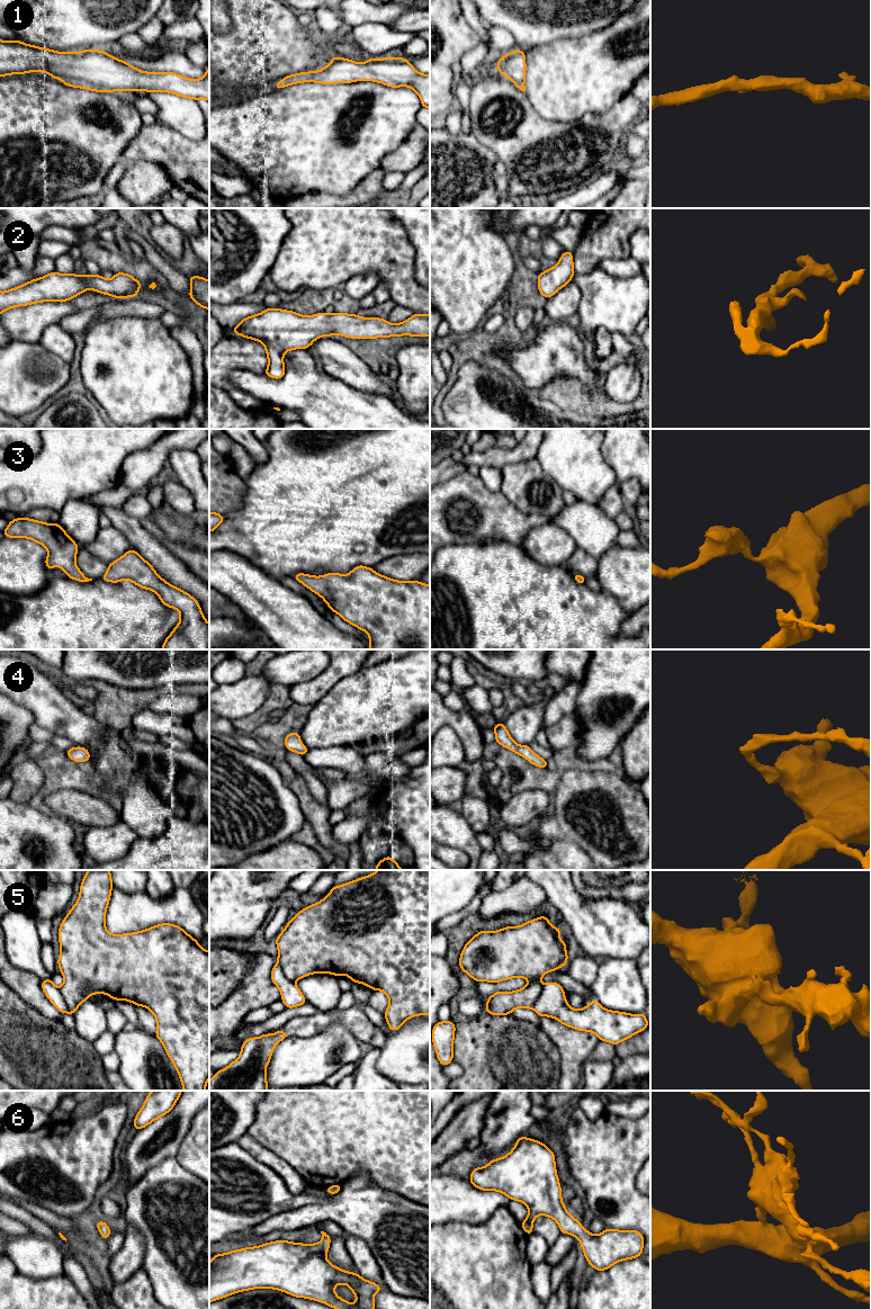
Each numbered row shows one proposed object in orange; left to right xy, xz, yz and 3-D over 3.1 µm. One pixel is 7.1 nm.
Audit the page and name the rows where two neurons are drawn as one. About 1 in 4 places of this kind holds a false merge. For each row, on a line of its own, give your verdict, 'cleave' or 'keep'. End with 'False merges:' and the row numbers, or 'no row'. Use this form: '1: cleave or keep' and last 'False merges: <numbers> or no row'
1: keep
2: keep
3: keep
4: keep
5: cleave
6: keep
False merges: 5

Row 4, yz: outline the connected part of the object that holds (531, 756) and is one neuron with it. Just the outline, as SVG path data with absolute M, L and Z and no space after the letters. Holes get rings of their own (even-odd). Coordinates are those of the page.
M496 723L493 727L495 732L495 741L505 748L526 757L531 764L538 768L547 768L550 763L538 756L528 745L517 744L510 736L503 723Z

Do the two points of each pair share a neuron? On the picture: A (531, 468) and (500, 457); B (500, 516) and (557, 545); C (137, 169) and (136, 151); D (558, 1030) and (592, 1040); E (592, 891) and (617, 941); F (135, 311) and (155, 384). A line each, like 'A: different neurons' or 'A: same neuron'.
A: different neurons
B: different neurons
C: different neurons
D: same neuron
E: different neurons
F: different neurons

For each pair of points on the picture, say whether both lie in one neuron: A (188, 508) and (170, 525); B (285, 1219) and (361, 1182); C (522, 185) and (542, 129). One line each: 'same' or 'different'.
A: different
B: same
C: same

